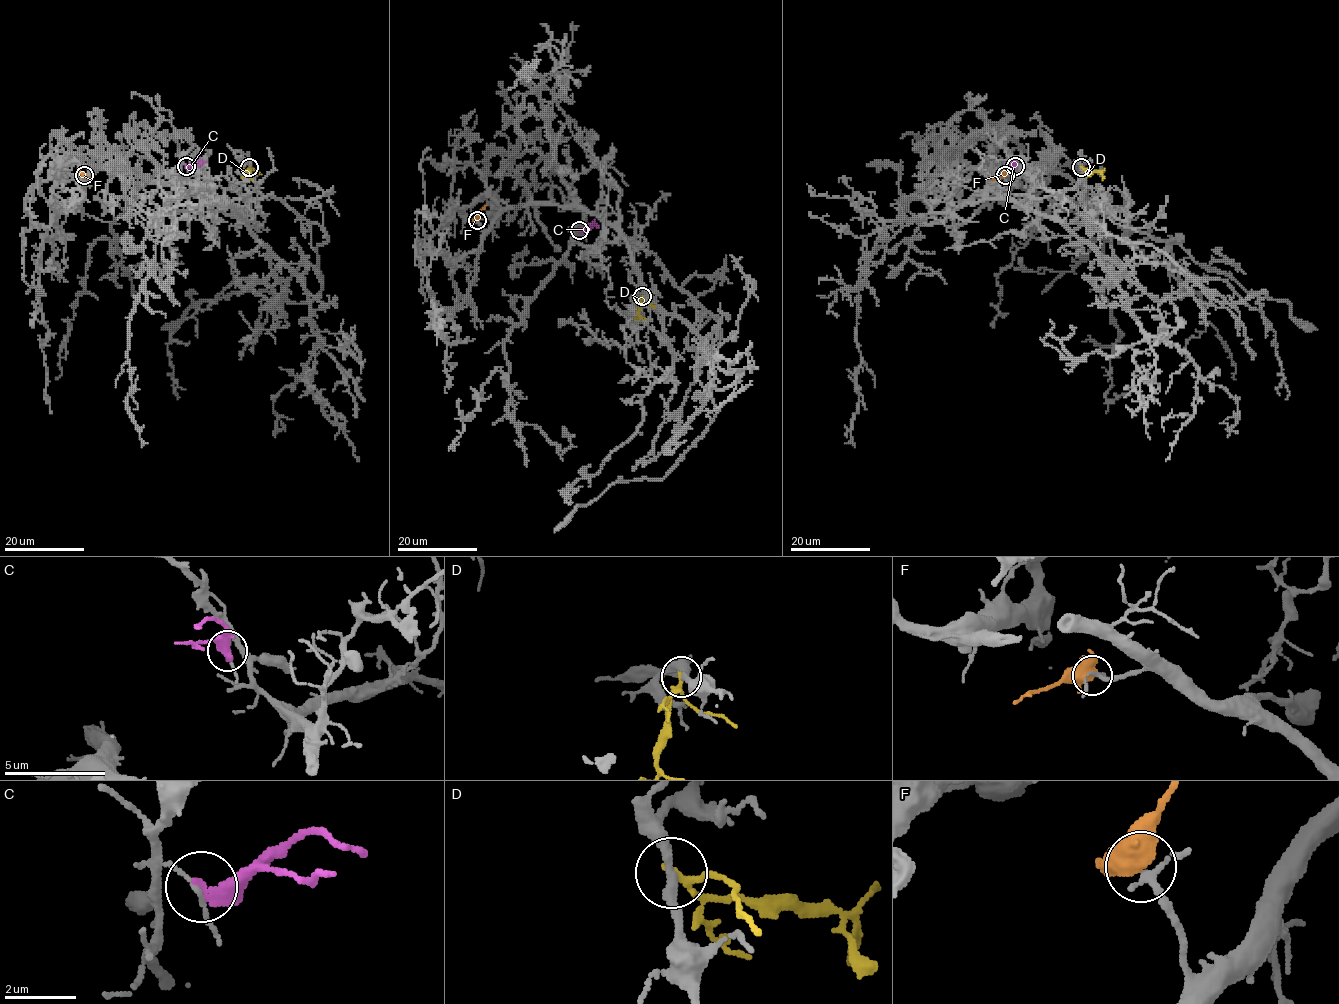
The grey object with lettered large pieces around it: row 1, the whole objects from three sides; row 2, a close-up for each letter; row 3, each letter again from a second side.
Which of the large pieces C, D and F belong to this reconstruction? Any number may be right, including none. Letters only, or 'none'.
F

